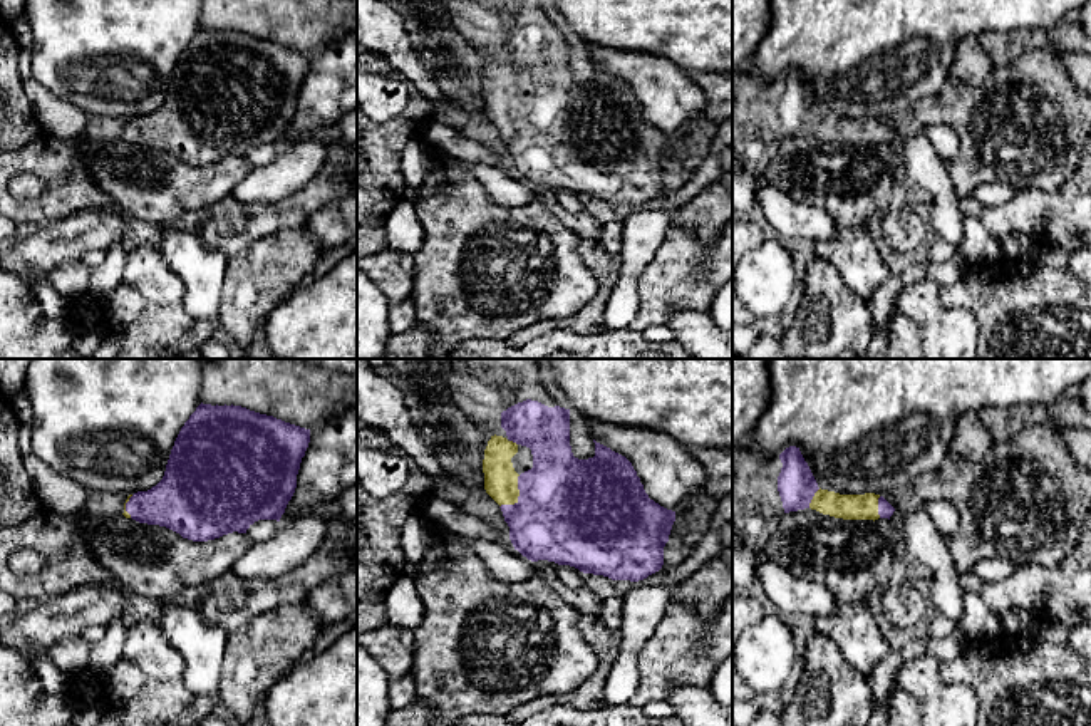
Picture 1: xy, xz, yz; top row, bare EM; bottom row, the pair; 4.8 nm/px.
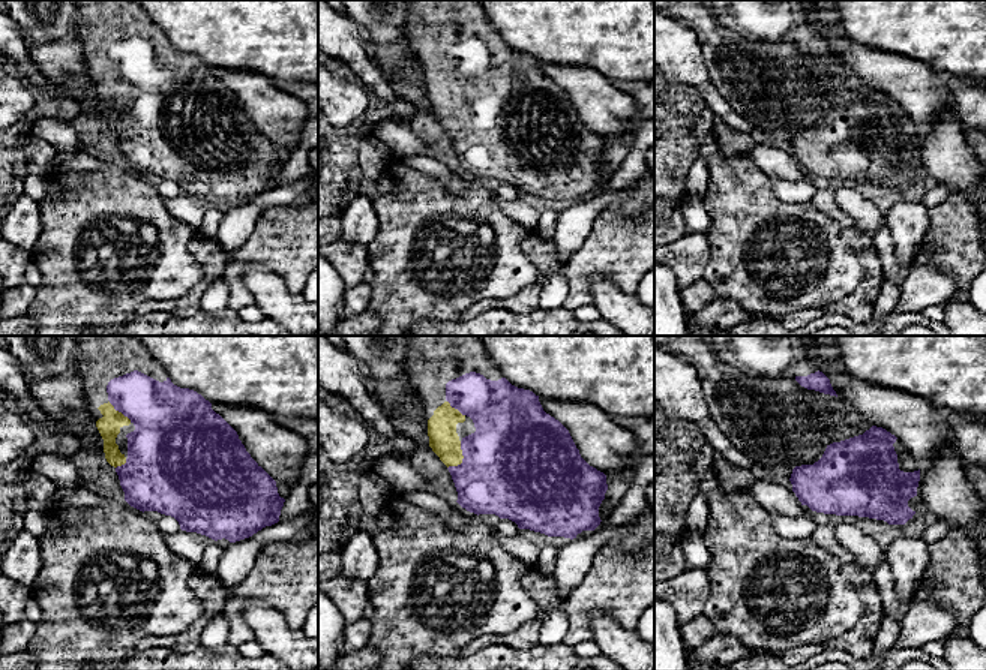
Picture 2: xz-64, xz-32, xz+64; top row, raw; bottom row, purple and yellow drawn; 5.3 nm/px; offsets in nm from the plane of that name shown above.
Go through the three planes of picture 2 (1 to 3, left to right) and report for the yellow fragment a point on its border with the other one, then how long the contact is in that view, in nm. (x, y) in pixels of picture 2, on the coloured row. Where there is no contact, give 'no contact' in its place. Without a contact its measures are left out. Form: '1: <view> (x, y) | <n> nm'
1: xz-64 (120, 411) | 170 nm
2: xz-32 (462, 459) | 170 nm
3: no contact

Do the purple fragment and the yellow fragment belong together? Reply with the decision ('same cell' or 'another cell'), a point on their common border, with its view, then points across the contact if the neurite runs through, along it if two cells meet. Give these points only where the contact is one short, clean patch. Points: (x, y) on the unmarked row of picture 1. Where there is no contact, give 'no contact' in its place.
same cell | xz (518, 121)

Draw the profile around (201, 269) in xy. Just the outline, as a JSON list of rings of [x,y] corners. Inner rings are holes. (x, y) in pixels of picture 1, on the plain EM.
[[[163,228],[159,255],[184,283],[184,314],[193,320],[220,320],[228,257],[206,246],[196,235],[173,228]]]

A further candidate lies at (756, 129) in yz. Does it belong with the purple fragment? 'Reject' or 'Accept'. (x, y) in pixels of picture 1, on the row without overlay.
Accept

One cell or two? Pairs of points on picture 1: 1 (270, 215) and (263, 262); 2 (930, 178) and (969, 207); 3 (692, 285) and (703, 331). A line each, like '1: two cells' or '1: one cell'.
1: two cells
2: two cells
3: two cells

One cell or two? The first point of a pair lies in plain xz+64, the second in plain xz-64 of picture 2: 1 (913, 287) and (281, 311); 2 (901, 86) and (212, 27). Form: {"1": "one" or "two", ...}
{"1": "two", "2": "two"}

